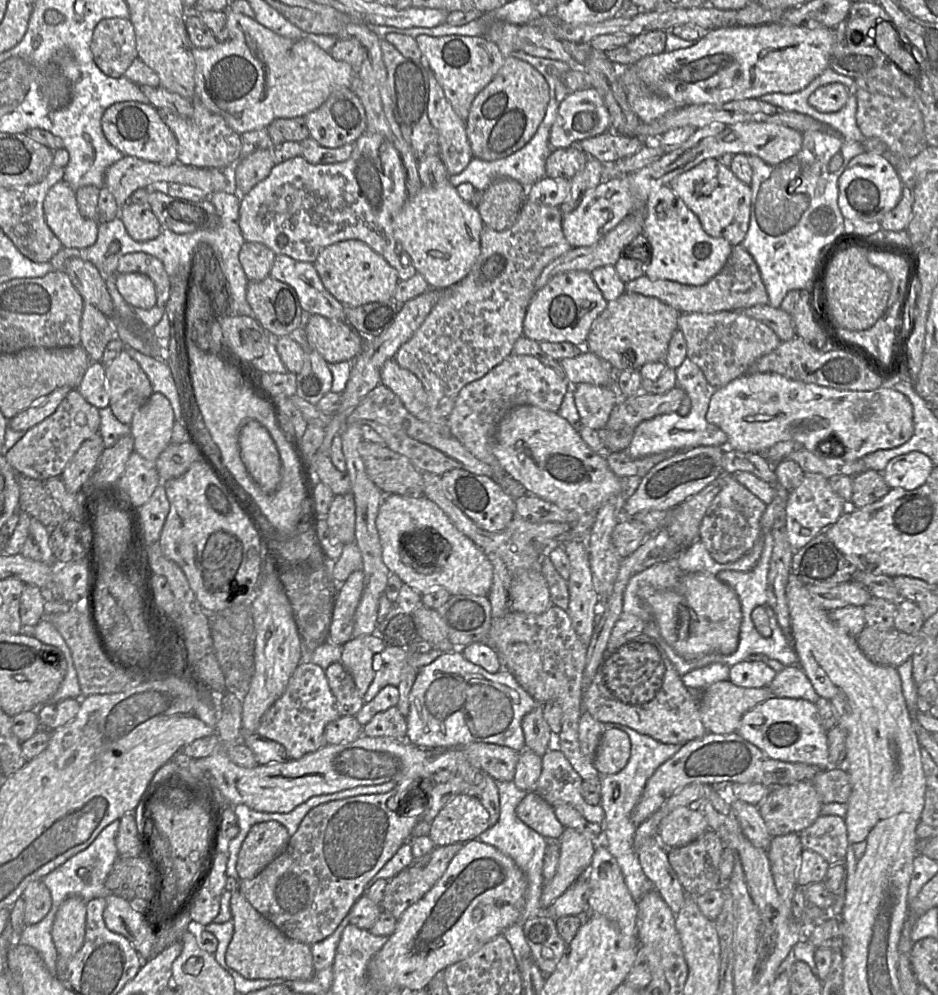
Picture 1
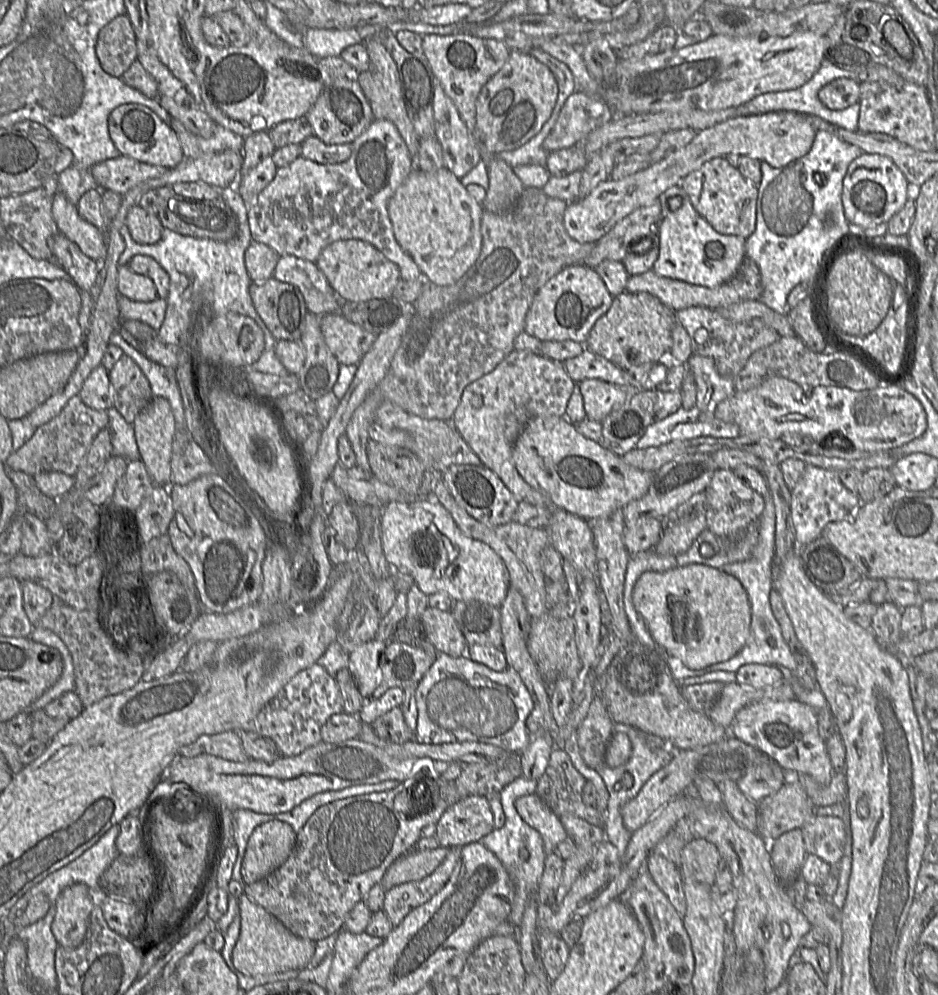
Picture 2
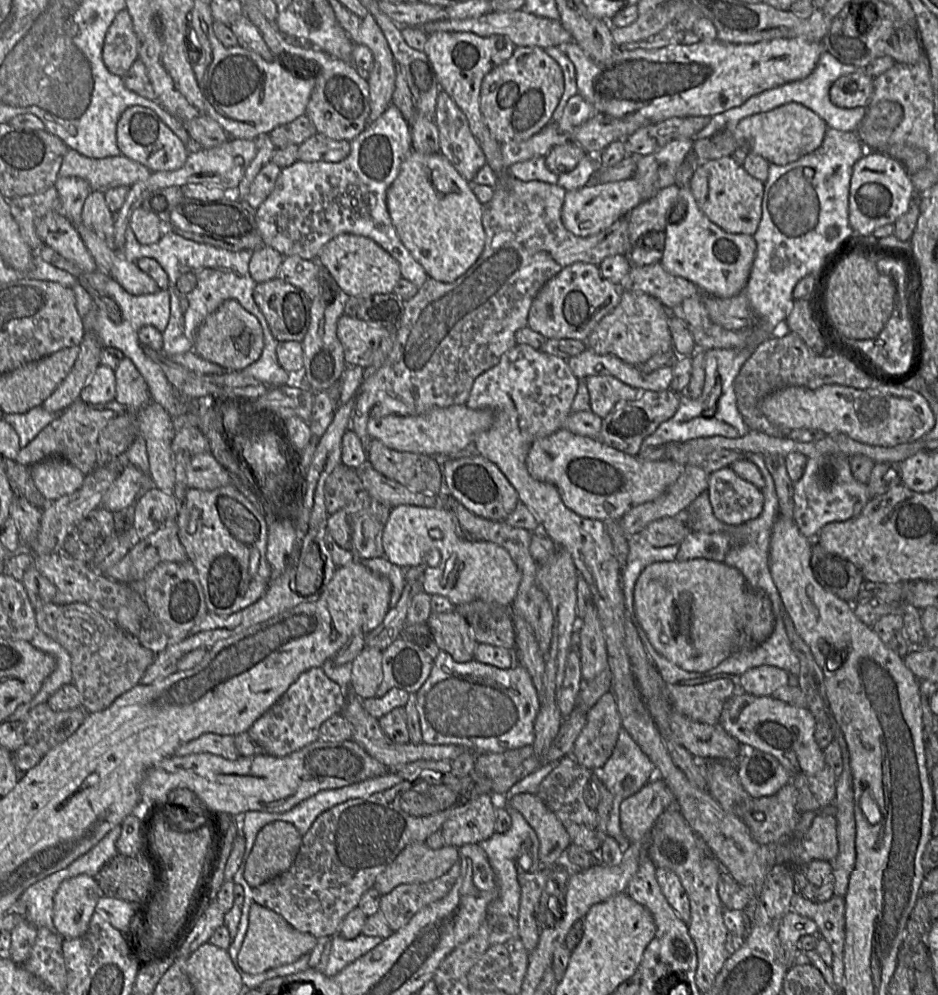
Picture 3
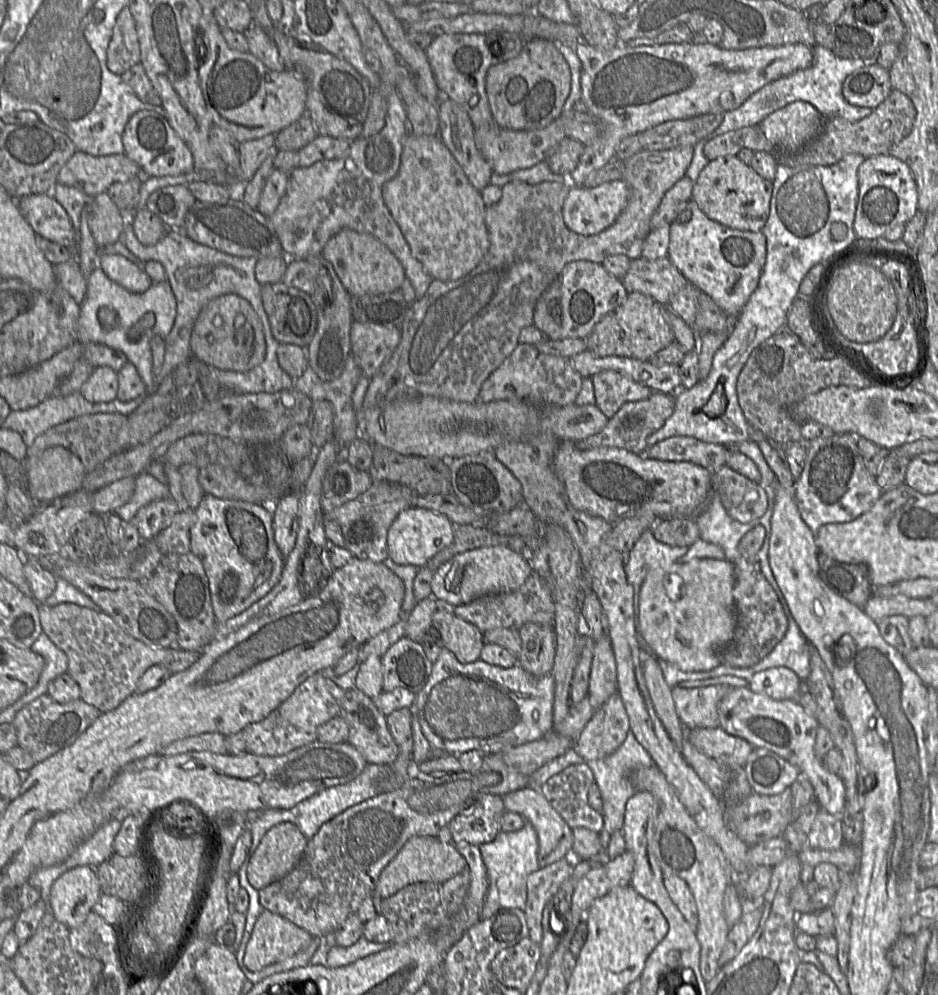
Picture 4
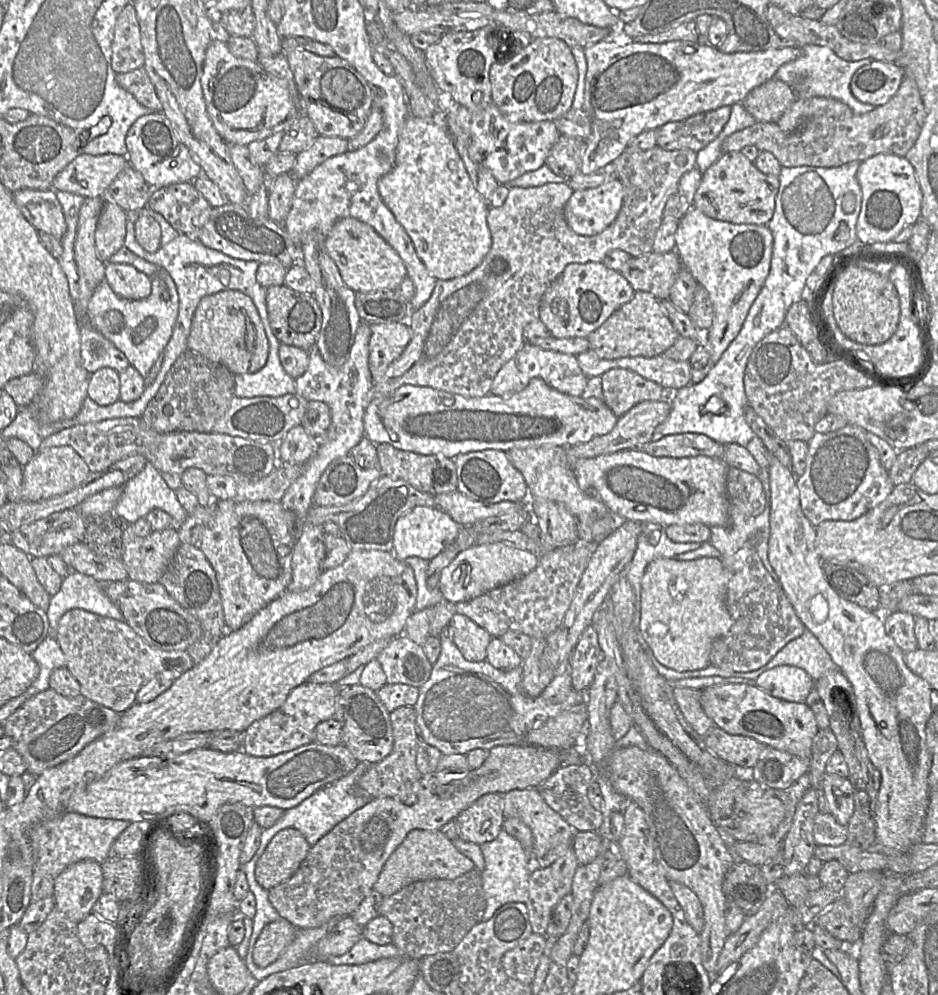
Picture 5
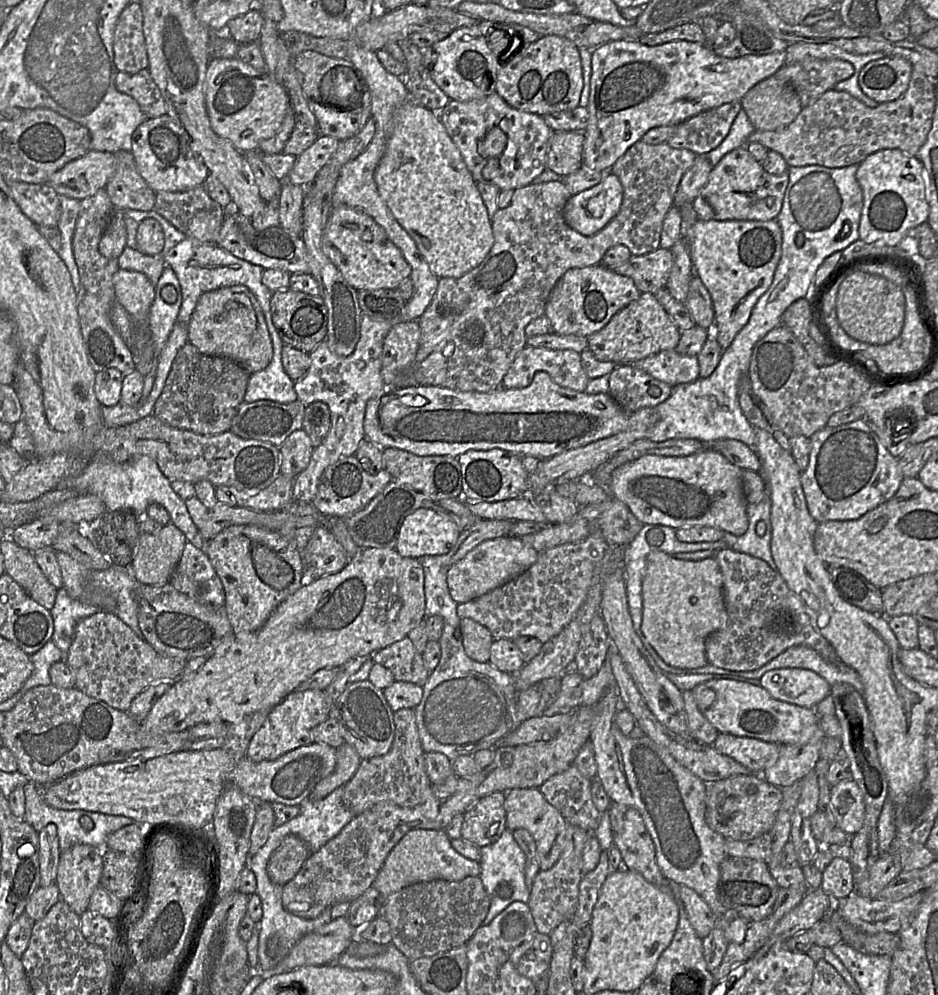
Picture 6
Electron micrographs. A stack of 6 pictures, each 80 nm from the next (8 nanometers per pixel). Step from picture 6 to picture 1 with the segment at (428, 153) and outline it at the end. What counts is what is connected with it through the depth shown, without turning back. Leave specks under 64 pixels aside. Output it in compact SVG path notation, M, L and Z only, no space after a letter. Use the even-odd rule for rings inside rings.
M448 181L435 187L421 187L415 196L408 197L393 220L394 237L409 255L418 274L422 275L431 289L445 289L465 278L480 255L483 221L476 206L463 200L456 187Z

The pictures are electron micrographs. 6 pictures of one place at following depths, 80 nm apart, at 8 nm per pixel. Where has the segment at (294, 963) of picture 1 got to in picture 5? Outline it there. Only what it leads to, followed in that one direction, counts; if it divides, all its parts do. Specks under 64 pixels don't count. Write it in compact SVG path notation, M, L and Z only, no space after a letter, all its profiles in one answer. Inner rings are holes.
M282 917L265 925L253 949L254 963L258 967L273 963L293 941L297 929Z

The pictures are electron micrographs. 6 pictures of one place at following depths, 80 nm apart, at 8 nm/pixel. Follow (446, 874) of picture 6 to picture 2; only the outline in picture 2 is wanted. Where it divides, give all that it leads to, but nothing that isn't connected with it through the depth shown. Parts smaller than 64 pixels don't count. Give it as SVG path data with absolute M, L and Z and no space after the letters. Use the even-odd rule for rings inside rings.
M443 847L427 851L409 851L390 865L379 884L387 891L406 882L421 880L443 862L448 851L448 848Z

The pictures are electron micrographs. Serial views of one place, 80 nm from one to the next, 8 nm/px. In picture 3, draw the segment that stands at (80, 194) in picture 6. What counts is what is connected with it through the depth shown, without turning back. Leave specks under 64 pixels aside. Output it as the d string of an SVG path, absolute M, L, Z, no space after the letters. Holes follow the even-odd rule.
M69 149L62 160L58 171L59 177L79 177L87 181L92 191L105 192L118 186L131 187L135 183L147 179L152 172L144 165L131 160L124 155L111 156L101 159L89 158L76 150Z

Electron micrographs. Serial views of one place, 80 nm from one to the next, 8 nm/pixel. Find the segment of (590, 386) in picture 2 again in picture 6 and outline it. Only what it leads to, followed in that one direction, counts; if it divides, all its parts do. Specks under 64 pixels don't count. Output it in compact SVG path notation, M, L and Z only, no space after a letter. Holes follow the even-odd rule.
M620 365L608 376L608 394L627 413L632 413L645 407L654 408L658 404L666 401L670 397L674 388L665 382L653 378L634 365Z

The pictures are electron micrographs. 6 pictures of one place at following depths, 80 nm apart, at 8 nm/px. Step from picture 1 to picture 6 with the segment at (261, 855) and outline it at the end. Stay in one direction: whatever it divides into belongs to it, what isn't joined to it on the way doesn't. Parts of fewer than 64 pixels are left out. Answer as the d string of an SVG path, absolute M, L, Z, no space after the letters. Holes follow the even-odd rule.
M294 834L284 836L271 853L266 872L270 881L284 885L301 869L311 852L308 844Z

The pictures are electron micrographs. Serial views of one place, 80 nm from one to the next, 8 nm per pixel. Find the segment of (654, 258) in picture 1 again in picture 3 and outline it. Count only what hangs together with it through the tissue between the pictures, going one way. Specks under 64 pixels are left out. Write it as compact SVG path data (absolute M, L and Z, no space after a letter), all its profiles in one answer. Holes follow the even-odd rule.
M680 185L679 199L671 209L664 232L665 246L660 264L668 272L692 281L706 295L729 298L745 288L756 254L757 246L753 235L728 233L713 223L698 207L689 186Z

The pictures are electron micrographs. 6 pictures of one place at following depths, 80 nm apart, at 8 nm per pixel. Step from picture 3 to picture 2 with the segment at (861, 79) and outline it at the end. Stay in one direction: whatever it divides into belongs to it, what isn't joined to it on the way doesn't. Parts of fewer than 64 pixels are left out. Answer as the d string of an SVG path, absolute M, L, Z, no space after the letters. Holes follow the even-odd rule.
M849 78L836 79L818 92L818 98L830 110L844 110L859 102L860 82Z

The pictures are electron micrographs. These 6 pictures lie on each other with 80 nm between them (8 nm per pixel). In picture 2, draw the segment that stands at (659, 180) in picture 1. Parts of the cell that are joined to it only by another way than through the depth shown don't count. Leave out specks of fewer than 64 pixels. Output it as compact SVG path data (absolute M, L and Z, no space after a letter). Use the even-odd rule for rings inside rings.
M792 111L739 116L696 133L693 140L668 157L622 179L608 178L586 196L569 202L564 213L564 227L571 238L580 243L595 243L619 220L639 207L658 201L659 195L671 186L679 185L690 172L705 162L728 154L749 156L781 168L806 155L817 131L806 116Z

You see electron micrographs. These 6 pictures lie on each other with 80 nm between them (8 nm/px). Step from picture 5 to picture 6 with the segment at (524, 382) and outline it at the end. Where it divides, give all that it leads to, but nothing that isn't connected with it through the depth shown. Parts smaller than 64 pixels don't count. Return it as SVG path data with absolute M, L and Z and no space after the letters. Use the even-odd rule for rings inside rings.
M527 345L513 361L502 380L501 387L523 389L531 384L537 372L546 372L557 385L577 392L584 392L589 378L581 365L580 355L580 353L570 349L557 350Z

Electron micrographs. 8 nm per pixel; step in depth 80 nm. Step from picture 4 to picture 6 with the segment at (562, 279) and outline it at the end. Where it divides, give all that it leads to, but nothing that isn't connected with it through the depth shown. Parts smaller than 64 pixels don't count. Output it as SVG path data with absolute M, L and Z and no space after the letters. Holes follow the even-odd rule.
M596 264L567 270L552 288L545 306L553 331L559 335L590 336L602 329L619 310L640 296L634 281Z

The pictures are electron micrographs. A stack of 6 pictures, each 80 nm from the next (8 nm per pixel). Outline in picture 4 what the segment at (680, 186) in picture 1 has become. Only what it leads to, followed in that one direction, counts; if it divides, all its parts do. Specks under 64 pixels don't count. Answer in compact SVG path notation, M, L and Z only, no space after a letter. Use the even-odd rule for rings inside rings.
M737 155L711 160L694 181L692 199L710 219L735 230L759 232L770 213L773 182L759 176Z

